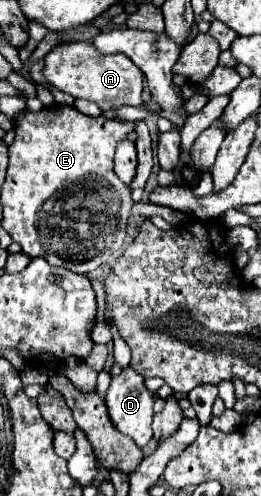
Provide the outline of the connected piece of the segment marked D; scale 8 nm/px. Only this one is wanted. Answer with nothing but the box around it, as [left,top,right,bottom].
[104,367,154,447]

